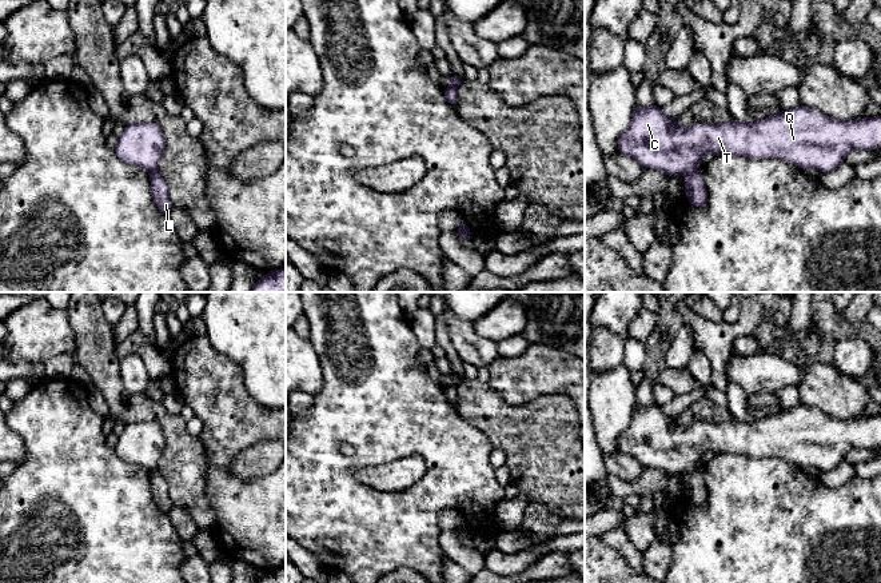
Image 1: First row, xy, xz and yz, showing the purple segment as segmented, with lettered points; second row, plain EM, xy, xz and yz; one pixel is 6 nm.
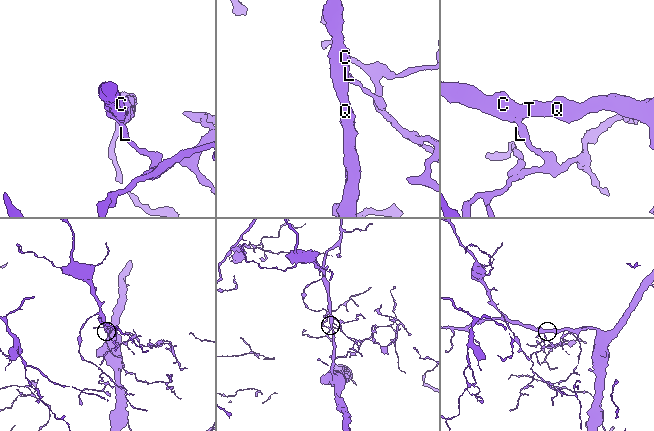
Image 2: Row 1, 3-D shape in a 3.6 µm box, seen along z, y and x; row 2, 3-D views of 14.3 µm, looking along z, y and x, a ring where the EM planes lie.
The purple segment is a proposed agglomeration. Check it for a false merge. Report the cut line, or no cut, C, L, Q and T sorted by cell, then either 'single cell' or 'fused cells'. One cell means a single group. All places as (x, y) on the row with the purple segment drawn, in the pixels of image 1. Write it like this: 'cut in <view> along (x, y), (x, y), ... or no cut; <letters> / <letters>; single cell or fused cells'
cut in yz along (696, 171), (688, 176); C Q T / L; fused cells

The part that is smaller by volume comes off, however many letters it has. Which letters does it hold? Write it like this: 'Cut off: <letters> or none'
Cut off: L

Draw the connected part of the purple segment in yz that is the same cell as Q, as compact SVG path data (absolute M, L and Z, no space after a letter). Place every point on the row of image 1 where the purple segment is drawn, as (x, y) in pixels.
M635 104L631 123L618 139L621 153L645 168L659 169L669 176L690 176L709 153L784 159L801 169L814 168L824 173L844 163L846 153L852 149L870 151L880 147L881 116L840 121L802 104L753 124L733 119L721 125L701 123L686 128L681 127L677 119L667 117L655 104L649 108Z

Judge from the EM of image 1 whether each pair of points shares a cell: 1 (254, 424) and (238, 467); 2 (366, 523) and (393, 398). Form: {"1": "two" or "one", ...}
{"1": "two", "2": "one"}

